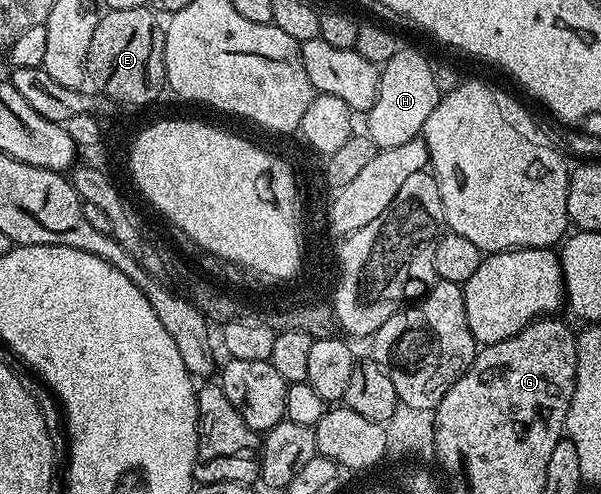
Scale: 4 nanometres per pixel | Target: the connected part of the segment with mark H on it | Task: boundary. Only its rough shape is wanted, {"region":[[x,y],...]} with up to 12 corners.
{"region":[[399,47],[381,65],[365,133],[416,140],[439,93],[432,62]]}

